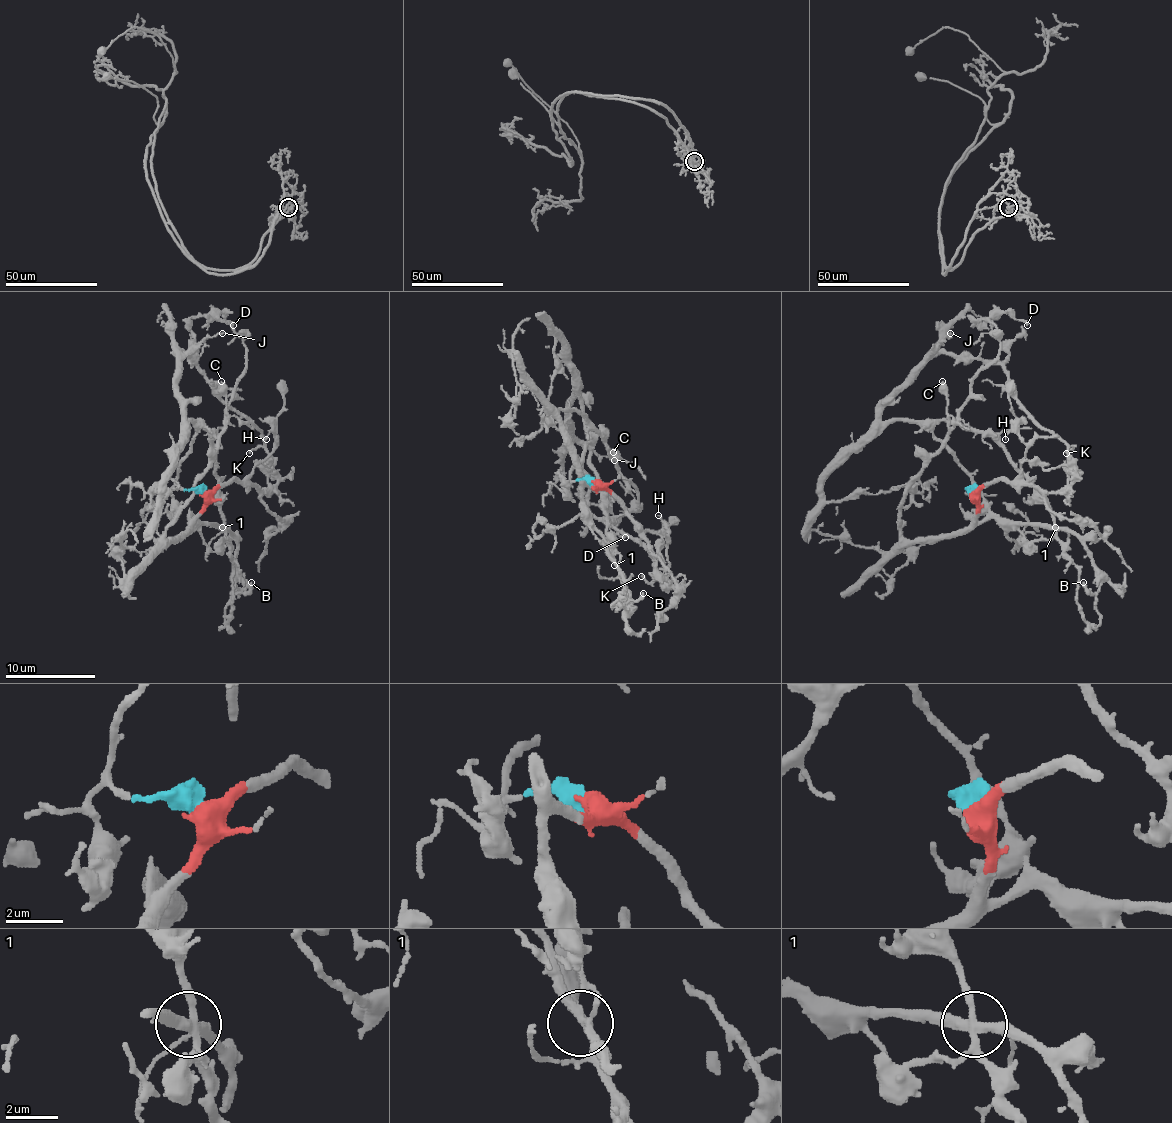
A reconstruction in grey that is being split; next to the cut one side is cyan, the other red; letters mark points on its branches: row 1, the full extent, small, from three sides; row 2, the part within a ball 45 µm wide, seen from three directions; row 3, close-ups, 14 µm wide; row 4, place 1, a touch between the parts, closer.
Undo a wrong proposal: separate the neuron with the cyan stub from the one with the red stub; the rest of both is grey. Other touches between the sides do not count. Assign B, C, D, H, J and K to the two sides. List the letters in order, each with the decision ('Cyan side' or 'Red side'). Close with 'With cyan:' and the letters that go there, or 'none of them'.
B: Red side
C: Red side
D: Red side
H: Red side
J: Cyan side
K: Cyan side
With cyan: J, K

